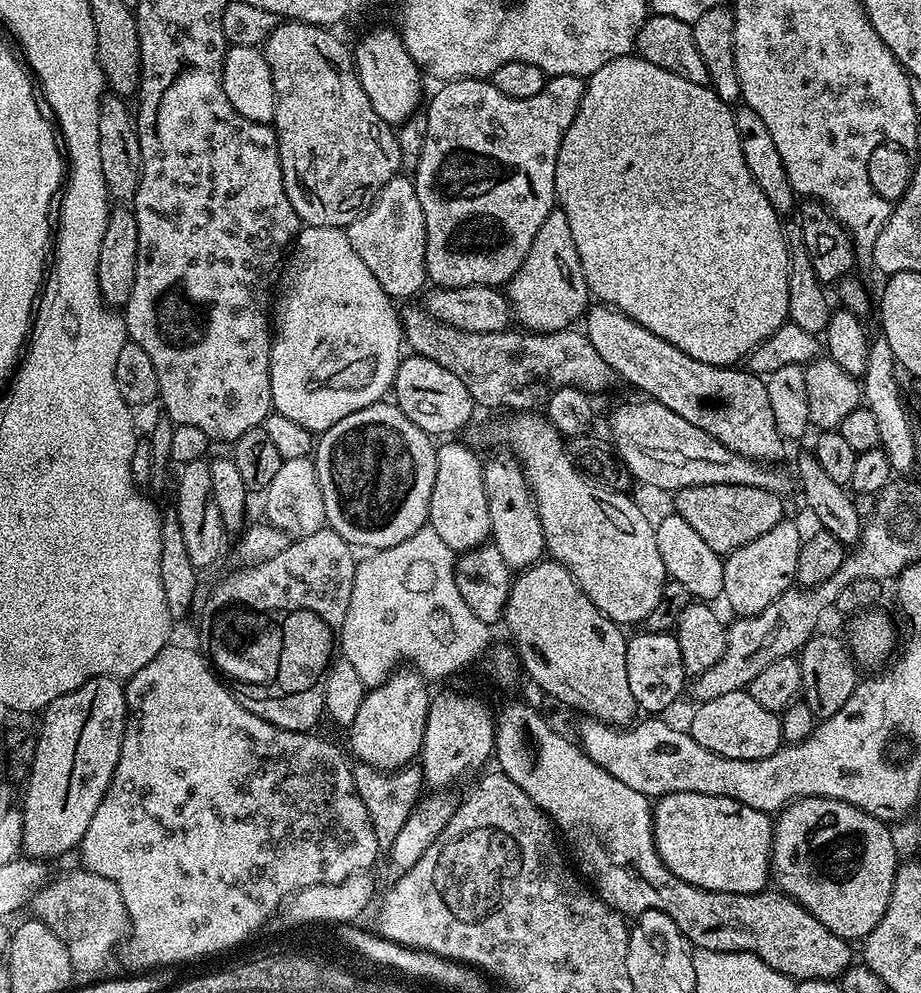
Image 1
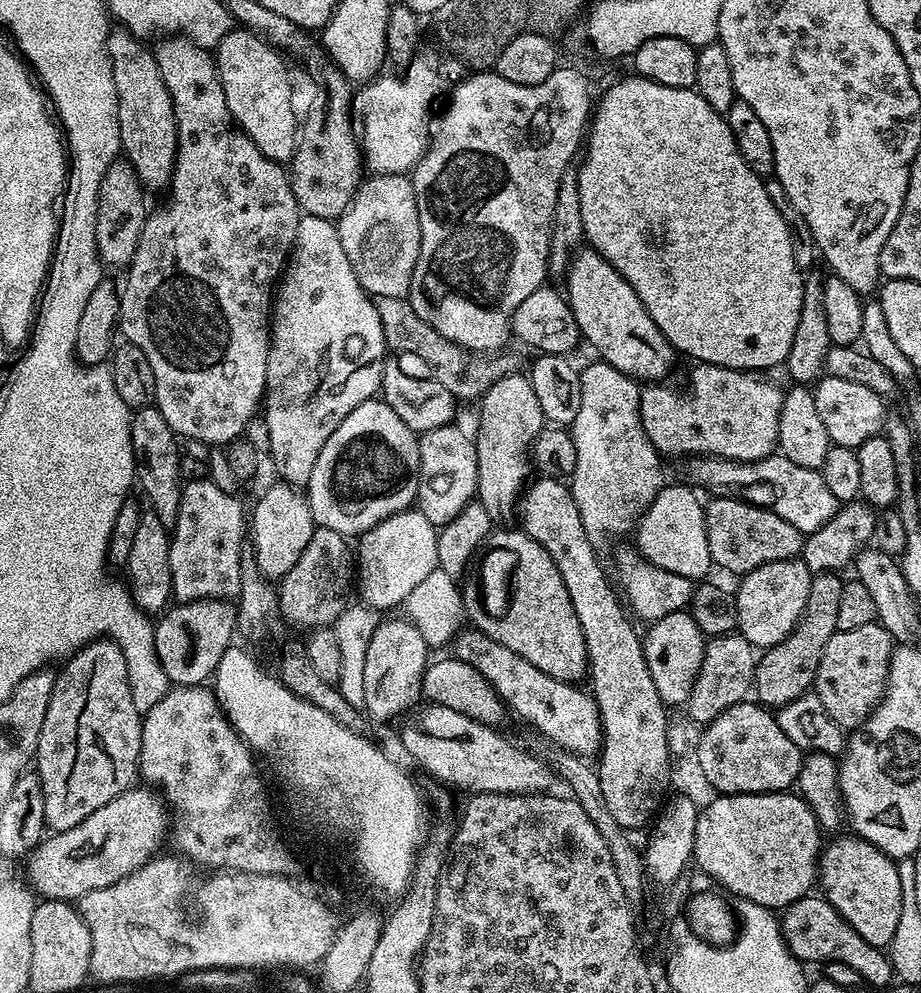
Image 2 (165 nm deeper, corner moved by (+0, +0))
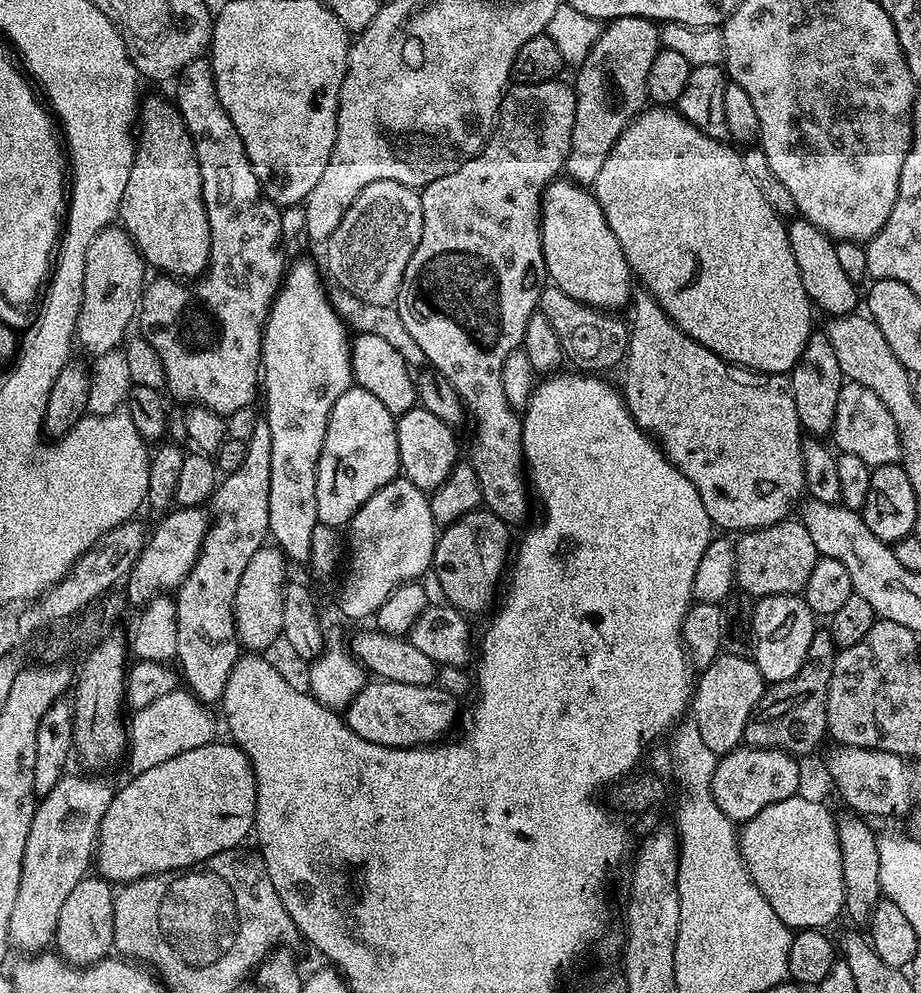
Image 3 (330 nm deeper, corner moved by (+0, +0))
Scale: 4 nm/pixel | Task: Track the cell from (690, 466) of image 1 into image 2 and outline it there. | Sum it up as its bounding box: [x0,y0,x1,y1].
[688,454,838,534]

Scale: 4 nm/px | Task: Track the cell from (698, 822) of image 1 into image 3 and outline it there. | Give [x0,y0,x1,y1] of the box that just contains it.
[739,794,844,929]

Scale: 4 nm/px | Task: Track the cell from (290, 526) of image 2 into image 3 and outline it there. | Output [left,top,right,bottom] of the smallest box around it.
[234,546,289,654]

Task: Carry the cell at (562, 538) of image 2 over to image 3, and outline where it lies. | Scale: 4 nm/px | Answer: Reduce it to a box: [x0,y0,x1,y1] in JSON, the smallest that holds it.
[395,79,576,526]

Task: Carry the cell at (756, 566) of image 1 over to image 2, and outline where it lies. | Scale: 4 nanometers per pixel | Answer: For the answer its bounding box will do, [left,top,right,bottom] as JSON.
[734,558,813,650]

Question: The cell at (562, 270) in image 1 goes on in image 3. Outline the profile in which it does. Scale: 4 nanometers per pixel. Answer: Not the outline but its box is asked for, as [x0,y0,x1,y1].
[564,16,661,185]

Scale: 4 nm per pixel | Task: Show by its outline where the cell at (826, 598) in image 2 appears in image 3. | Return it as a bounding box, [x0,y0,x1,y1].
[743,630,837,758]

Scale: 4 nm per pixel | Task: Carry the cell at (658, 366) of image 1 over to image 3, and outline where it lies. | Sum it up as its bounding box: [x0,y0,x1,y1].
[540,178,634,310]

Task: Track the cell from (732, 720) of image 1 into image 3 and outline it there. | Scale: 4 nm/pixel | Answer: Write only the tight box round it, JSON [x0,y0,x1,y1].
[712,747,801,826]

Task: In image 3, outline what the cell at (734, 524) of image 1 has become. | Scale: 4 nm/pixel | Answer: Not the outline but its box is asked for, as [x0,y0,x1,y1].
[734,518,818,598]

